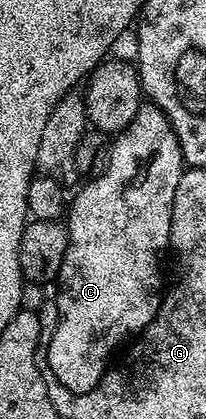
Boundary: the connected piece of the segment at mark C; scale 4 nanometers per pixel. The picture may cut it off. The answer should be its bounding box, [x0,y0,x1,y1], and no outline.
[43,102,187,392]

